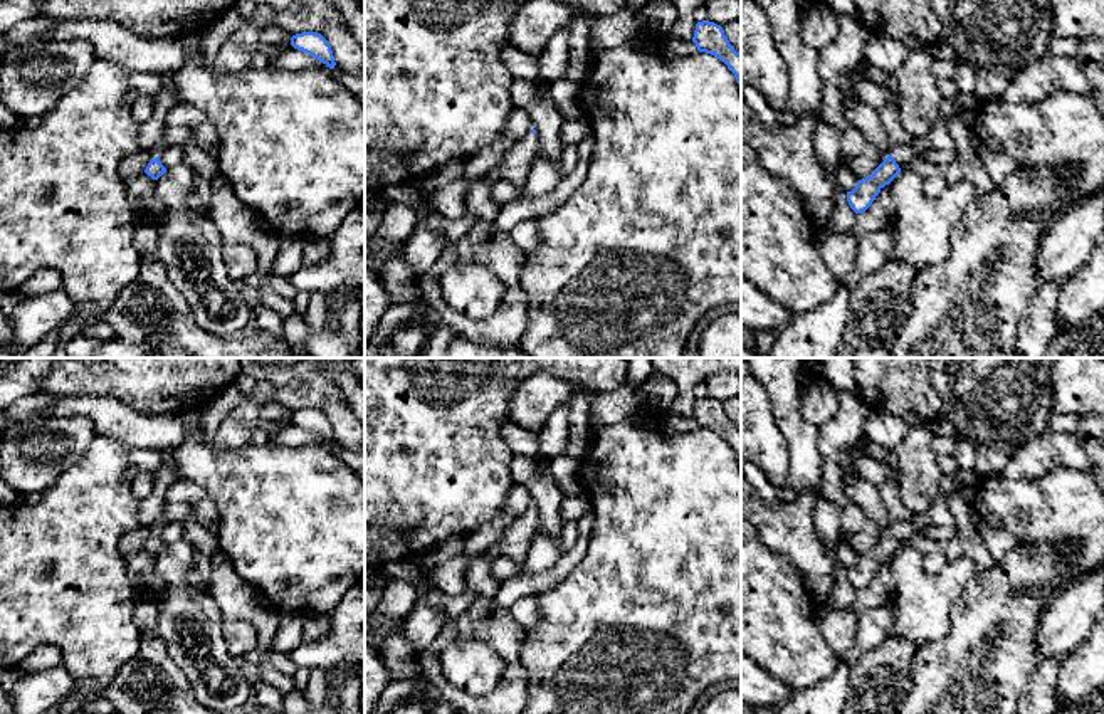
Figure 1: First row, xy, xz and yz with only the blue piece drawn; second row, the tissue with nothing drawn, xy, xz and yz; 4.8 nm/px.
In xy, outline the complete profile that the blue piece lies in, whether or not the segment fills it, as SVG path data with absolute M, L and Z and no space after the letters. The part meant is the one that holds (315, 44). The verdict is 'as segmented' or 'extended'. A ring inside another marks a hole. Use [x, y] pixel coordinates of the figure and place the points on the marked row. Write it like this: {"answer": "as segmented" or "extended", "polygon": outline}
{"answer": "as segmented", "polygon": "M316 32L296 34L291 37L291 45L321 60L329 69L334 69L336 66L331 45L321 34Z"}

